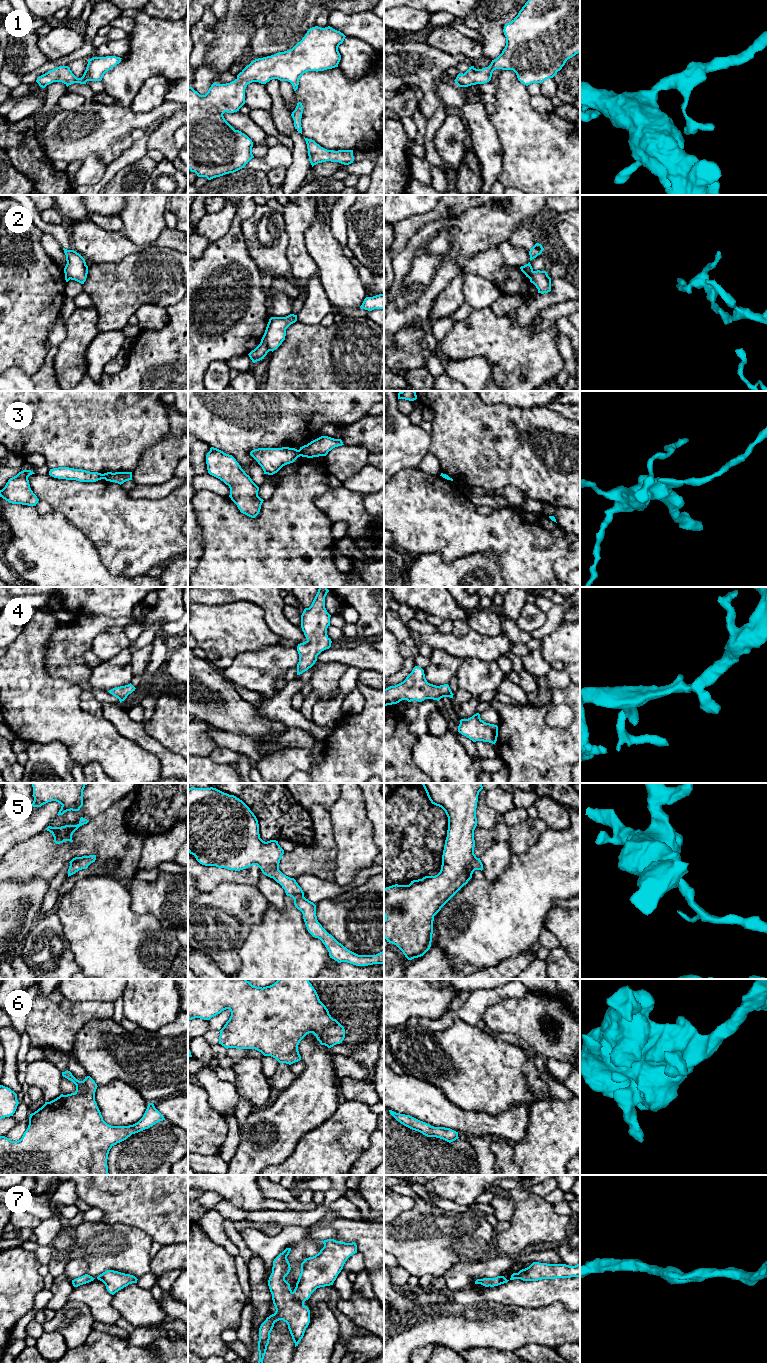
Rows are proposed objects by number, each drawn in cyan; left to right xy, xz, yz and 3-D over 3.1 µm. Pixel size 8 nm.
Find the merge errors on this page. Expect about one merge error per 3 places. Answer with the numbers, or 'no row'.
2, 3

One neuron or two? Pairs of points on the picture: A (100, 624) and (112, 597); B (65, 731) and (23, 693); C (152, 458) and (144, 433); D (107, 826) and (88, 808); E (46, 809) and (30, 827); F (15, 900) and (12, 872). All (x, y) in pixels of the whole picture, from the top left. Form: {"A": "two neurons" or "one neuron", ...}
{"A": "two neurons", "B": "one neuron", "C": "two neurons", "D": "two neurons", "E": "one neuron", "F": "two neurons"}

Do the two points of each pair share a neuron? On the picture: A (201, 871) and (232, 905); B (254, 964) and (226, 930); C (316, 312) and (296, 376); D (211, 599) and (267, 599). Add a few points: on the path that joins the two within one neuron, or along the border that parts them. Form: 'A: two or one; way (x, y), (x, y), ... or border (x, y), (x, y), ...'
A: two; border (238, 883), (220, 883), (209, 890), (201, 892)
B: two; border (251, 926), (250, 933), (239, 950), (239, 968)
C: two; border (296, 321), (302, 324), (319, 324)
D: one; way (225, 597), (253, 597)

